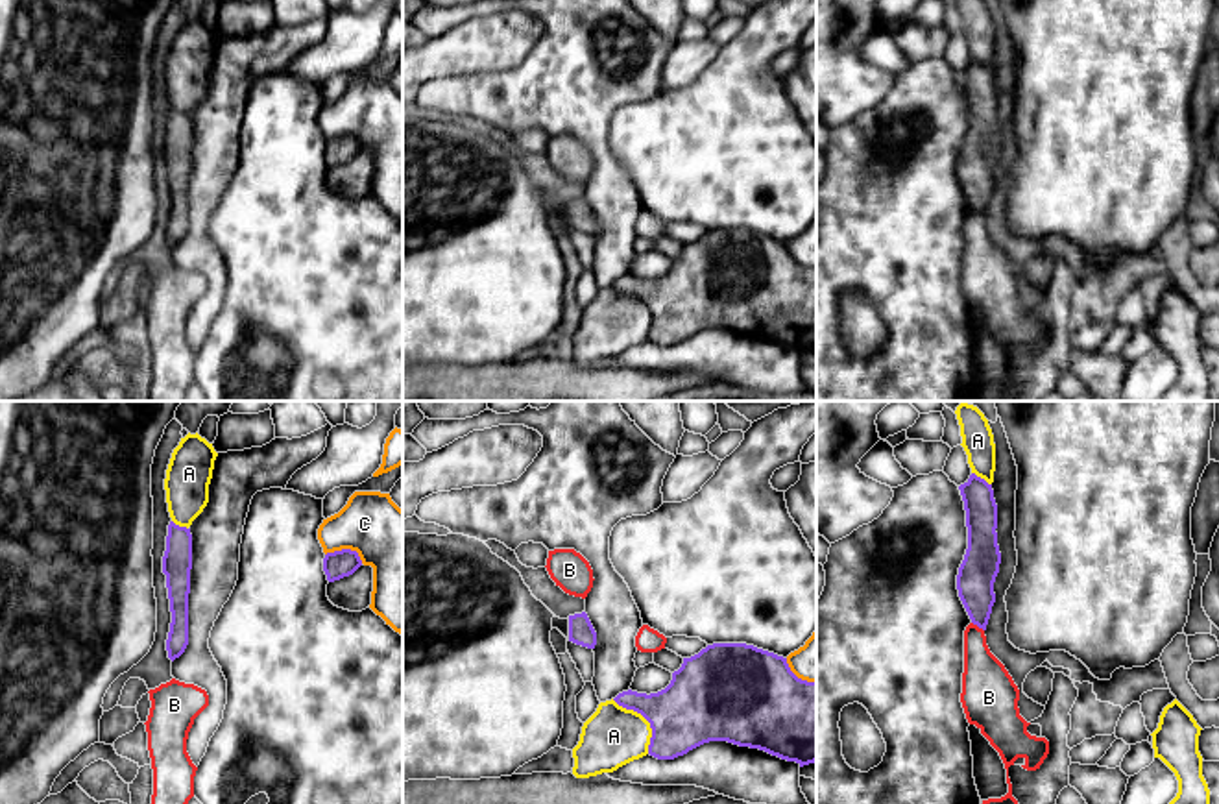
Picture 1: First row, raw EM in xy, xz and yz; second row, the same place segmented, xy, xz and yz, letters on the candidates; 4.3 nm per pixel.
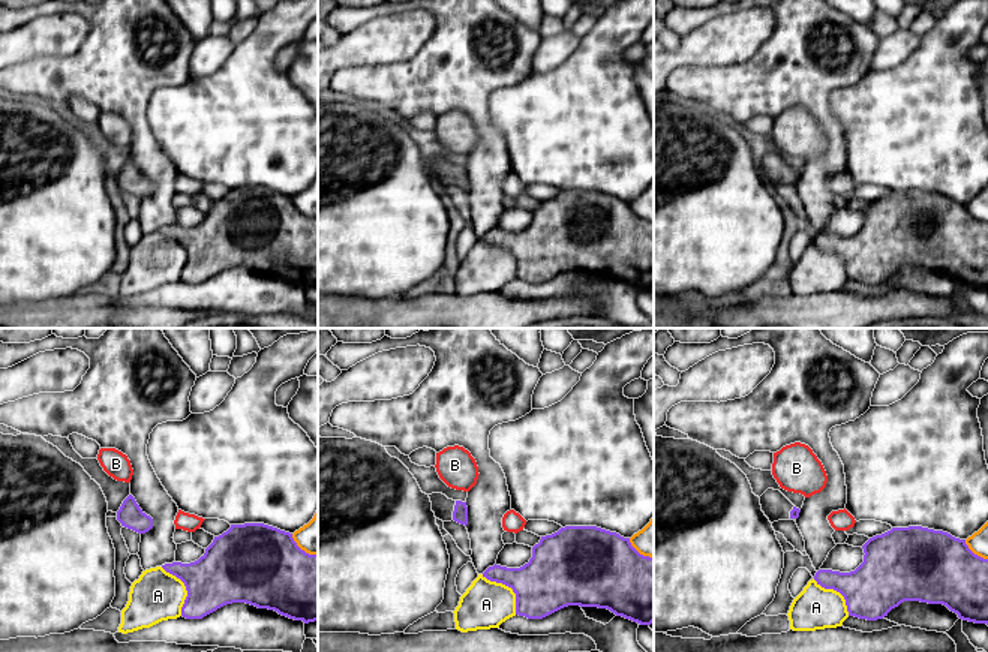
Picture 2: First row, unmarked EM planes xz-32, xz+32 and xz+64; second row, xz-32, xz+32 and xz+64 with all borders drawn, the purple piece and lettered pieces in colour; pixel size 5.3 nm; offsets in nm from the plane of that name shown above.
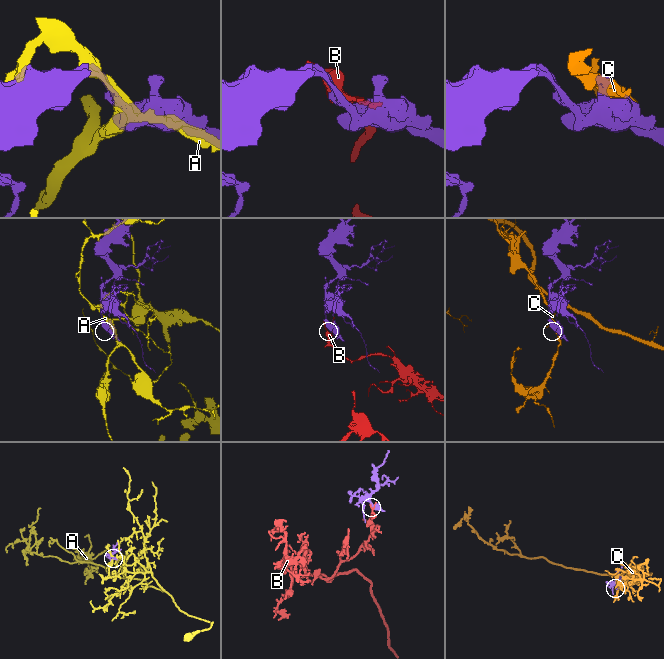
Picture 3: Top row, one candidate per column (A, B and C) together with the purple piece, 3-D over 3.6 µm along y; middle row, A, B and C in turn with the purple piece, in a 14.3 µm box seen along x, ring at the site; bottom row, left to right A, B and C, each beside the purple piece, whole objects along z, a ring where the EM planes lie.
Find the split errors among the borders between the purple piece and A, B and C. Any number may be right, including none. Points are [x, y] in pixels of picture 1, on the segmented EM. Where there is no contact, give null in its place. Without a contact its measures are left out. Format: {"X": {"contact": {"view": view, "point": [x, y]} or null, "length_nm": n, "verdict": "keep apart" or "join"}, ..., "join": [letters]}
{"A": {"contact": {"view": "xz", "point": [645, 718]}, "length_nm": 280, "verdict": "keep apart"}, "B": {"contact": {"view": "yz", "point": [977, 625]}, "length_nm": 70, "verdict": "keep apart"}, "C": {"contact": {"view": "xy", "point": [346, 549]}, "length_nm": 170, "verdict": "keep apart"}, "join": []}

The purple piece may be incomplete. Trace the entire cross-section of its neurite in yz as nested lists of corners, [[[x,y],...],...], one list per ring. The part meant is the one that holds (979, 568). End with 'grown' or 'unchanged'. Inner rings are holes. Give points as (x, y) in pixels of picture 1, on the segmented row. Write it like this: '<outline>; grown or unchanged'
[[[975,473],[959,486],[968,527],[968,549],[957,575],[959,597],[973,625],[986,630],[999,573],[997,505],[992,484]]]; unchanged

